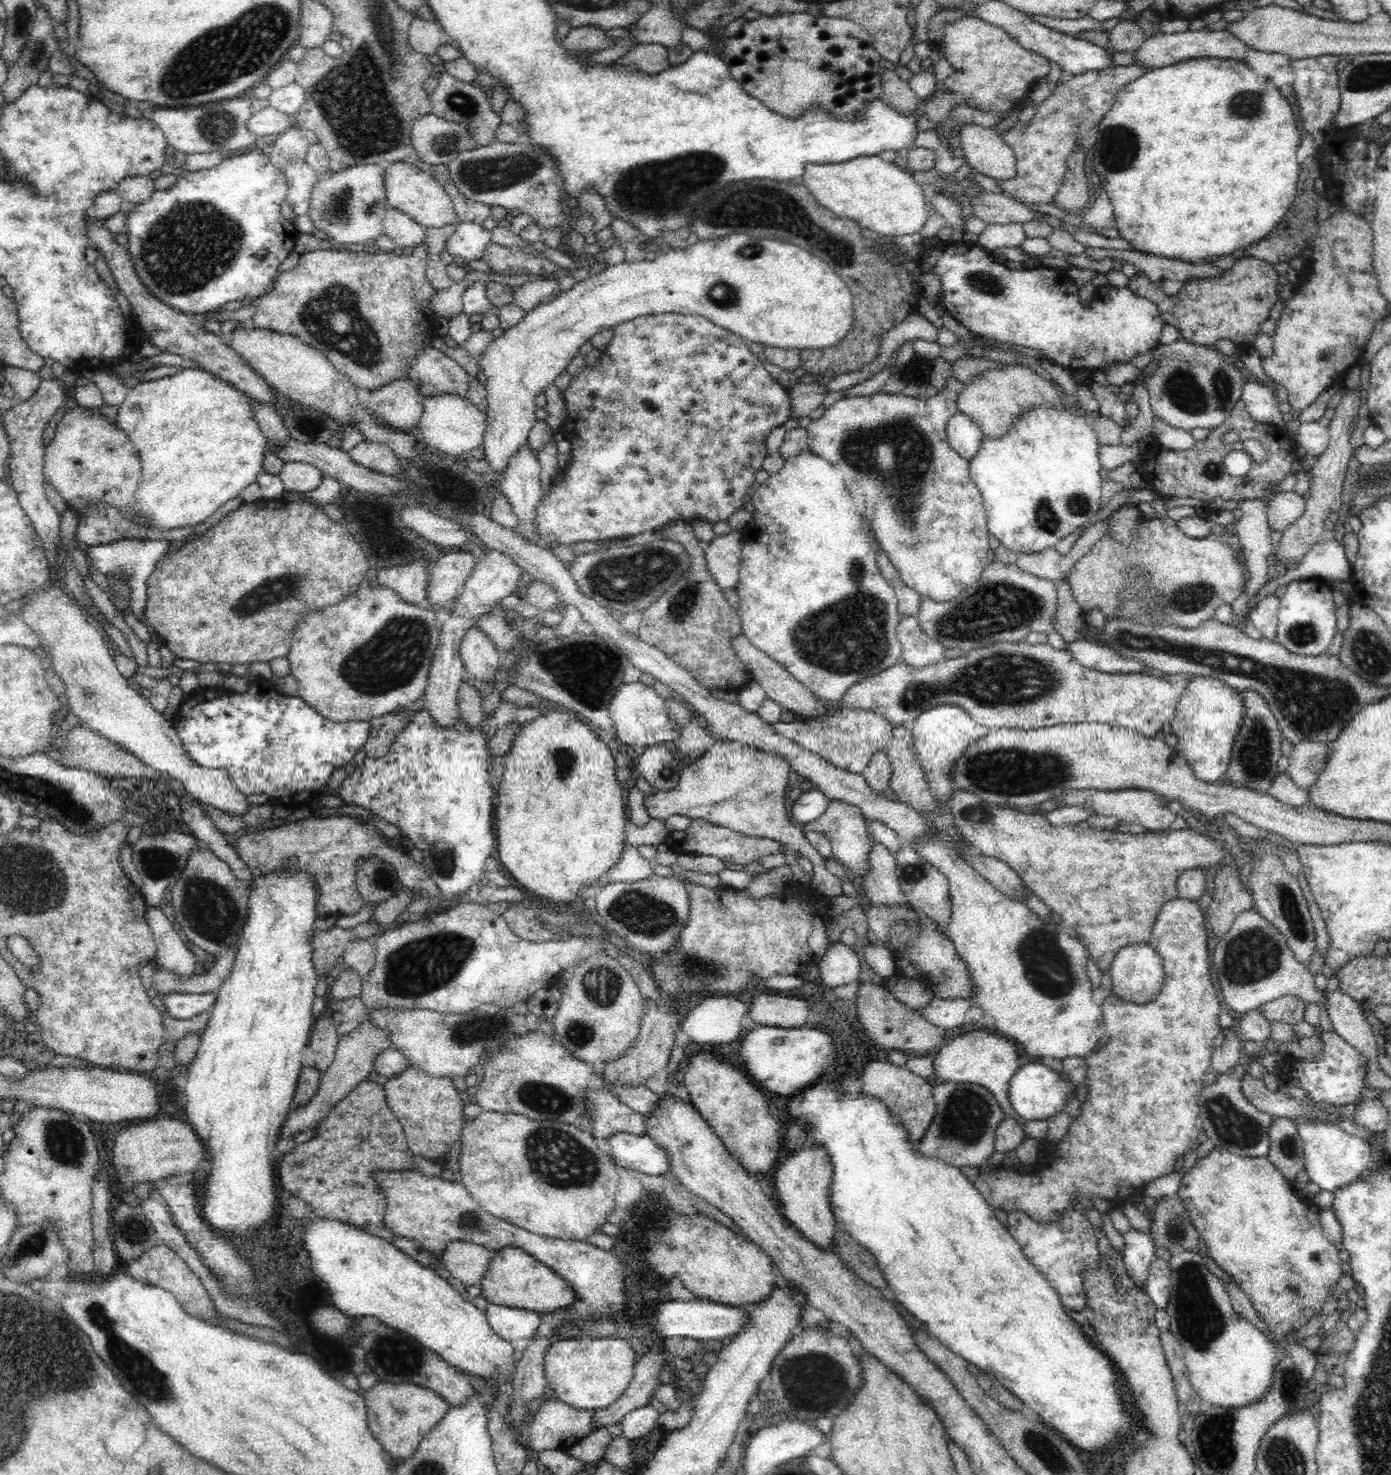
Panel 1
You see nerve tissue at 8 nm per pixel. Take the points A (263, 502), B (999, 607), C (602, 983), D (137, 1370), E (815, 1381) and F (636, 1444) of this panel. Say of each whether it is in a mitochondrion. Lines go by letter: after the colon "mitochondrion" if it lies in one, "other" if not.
A: other
B: mitochondrion
C: mitochondrion
D: mitochondrion
E: mitochondrion
F: other

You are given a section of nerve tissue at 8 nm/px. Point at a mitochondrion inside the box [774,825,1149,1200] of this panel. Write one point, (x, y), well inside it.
(1048, 969)

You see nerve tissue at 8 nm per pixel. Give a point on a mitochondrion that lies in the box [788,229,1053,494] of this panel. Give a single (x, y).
(987, 284)

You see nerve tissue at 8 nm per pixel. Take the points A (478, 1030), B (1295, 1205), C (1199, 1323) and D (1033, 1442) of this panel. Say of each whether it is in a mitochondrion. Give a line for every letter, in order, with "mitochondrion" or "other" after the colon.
A: mitochondrion
B: other
C: mitochondrion
D: mitochondrion

